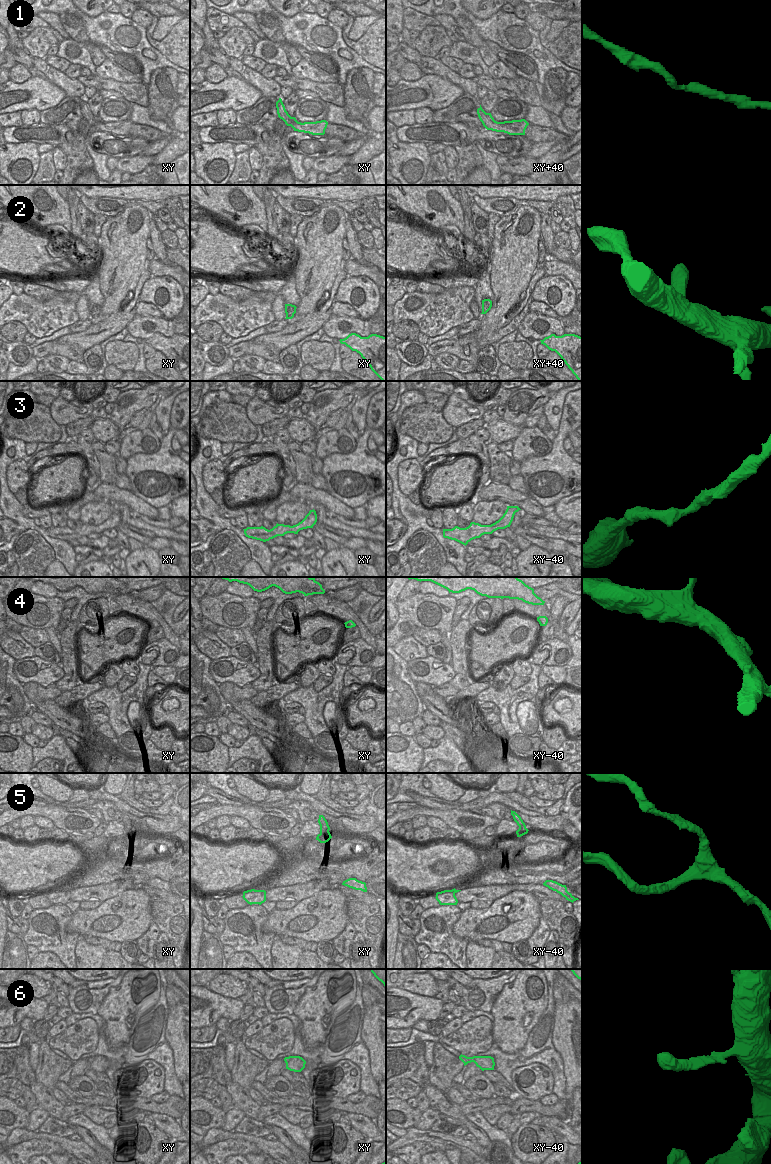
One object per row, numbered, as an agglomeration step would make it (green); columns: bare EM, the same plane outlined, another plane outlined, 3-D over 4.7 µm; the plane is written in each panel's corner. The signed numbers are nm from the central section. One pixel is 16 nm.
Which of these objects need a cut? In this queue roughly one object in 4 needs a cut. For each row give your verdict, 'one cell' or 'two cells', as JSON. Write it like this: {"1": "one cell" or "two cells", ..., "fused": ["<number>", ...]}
{"1": "one cell", "2": "one cell", "3": "one cell", "4": "one cell", "5": "one cell", "6": "one cell", "fused": []}

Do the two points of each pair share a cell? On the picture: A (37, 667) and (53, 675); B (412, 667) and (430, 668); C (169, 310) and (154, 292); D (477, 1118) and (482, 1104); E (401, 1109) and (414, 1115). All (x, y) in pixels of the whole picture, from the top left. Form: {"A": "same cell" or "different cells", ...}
{"A": "same cell", "B": "same cell", "C": "same cell", "D": "different cells", "E": "same cell"}

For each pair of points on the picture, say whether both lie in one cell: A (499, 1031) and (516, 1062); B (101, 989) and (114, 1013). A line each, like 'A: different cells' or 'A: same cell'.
A: different cells
B: different cells

